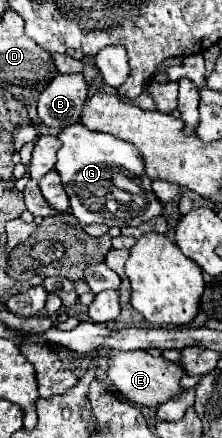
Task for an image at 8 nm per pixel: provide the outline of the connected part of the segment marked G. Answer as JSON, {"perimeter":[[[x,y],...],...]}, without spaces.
{"perimeter":[[[82,123],[78,125],[70,125],[66,127],[58,139],[62,141],[62,149],[58,151],[58,163],[56,163],[56,171],[60,171],[64,189],[70,197],[70,207],[72,207],[72,215],[78,219],[78,223],[84,225],[106,225],[106,227],[138,227],[140,223],[150,221],[152,217],[160,217],[164,211],[162,201],[154,195],[154,191],[150,189],[150,177],[146,175],[144,169],[144,159],[138,153],[138,149],[122,139],[116,139],[114,135],[106,135],[106,133],[98,133],[98,131],[90,131],[86,129]]]}

